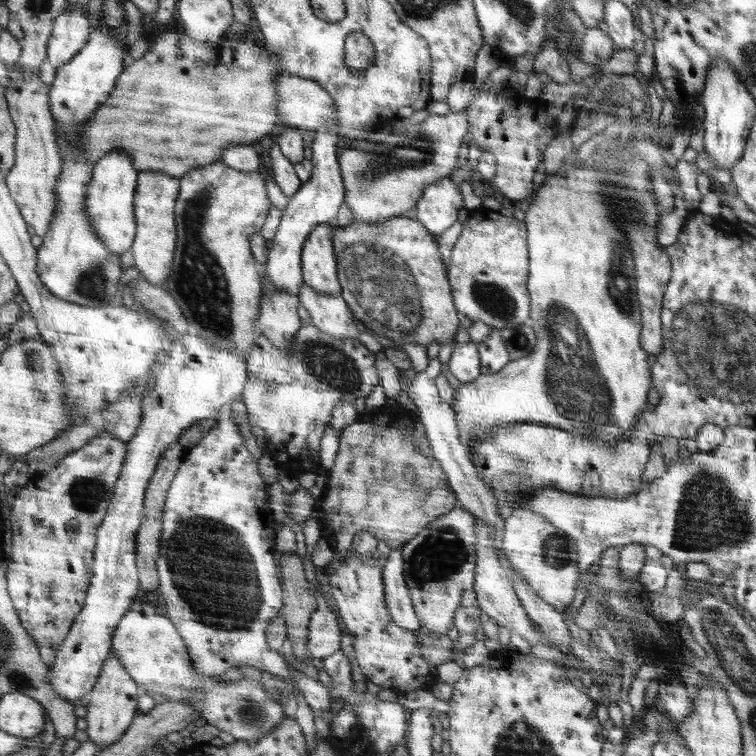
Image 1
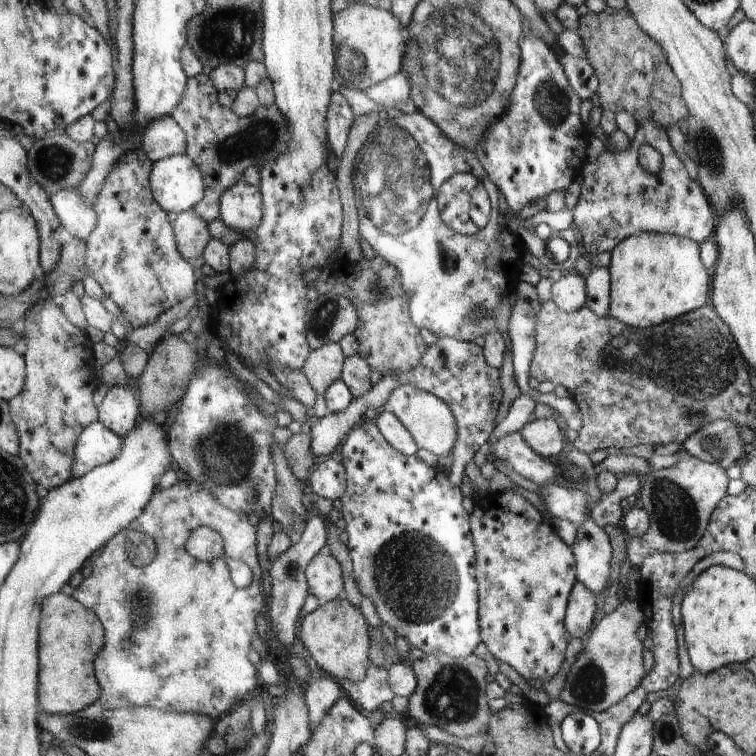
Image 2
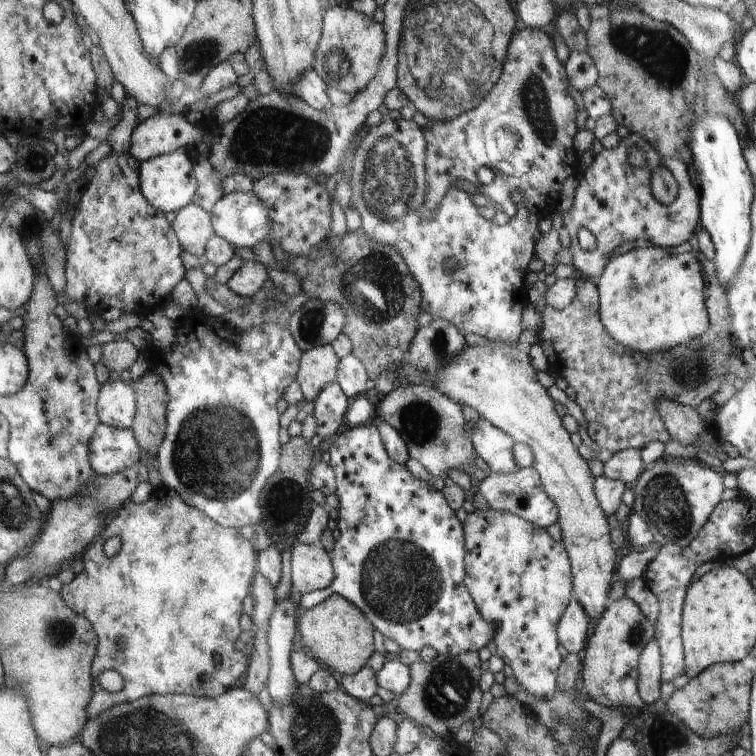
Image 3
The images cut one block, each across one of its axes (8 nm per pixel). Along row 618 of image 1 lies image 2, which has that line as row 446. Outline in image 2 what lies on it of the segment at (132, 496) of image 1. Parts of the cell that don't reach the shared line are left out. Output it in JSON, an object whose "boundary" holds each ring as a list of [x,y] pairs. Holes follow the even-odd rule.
{"boundary":[[[99,420],[88,425],[79,436],[74,462],[74,476],[81,477],[93,468],[110,463],[122,450],[123,437],[113,433]]]}

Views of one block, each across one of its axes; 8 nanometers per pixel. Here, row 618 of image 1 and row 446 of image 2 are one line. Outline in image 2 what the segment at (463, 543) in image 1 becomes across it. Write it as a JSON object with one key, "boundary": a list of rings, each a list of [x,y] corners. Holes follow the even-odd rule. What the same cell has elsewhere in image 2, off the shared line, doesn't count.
{"boundary":[[[410,383],[398,385],[391,393],[386,402],[385,409],[394,413],[412,435],[414,442],[419,448],[425,448],[436,456],[450,454],[454,440],[458,436],[457,420],[452,416],[452,409],[440,397],[429,393],[421,388],[416,388]]]}

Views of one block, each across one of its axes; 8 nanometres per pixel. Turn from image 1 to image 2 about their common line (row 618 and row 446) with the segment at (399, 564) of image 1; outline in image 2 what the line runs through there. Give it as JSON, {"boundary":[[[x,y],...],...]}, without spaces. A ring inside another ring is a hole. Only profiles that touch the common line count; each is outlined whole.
{"boundary":[[[384,408],[377,416],[376,423],[379,424],[380,432],[387,439],[388,444],[396,450],[406,456],[412,456],[418,452],[419,446],[414,442],[402,421],[398,420],[392,411]]]}

